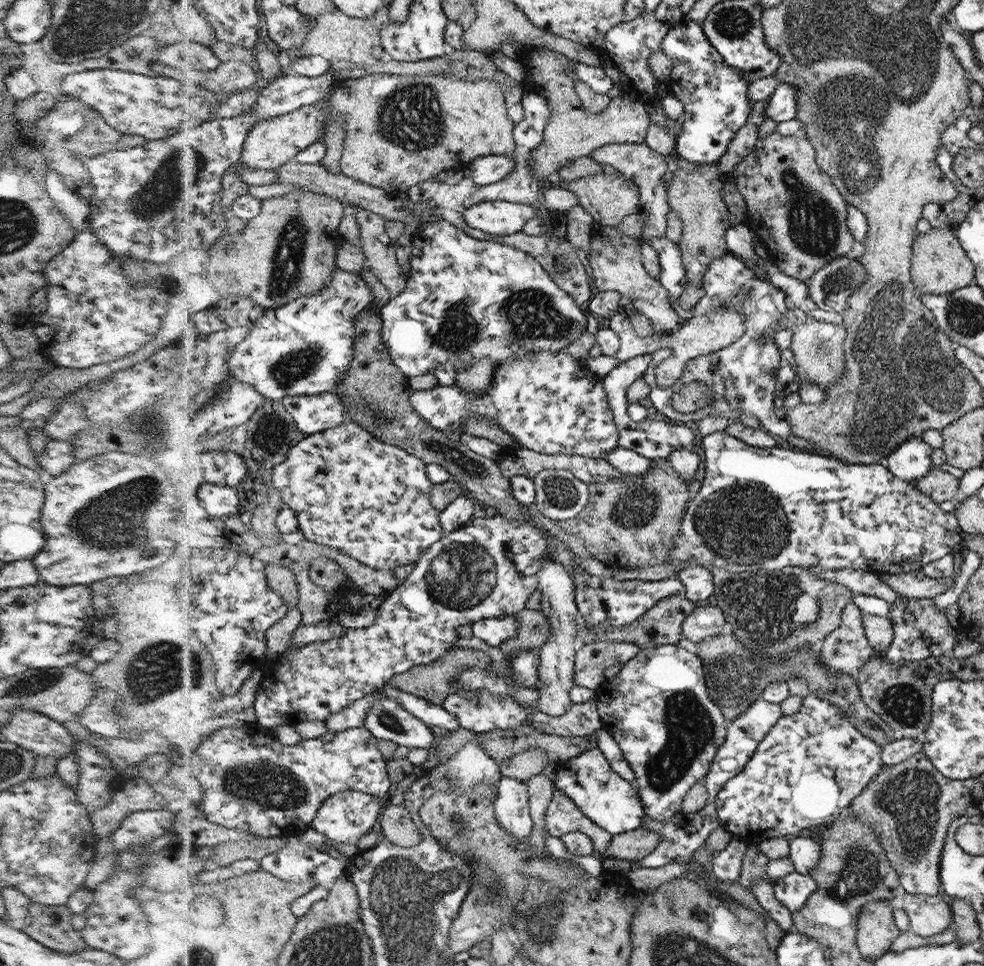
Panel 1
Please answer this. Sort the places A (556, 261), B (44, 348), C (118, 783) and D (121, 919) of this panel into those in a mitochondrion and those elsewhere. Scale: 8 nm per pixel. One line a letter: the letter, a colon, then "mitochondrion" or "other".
A: other
B: other
C: other
D: mitochondrion

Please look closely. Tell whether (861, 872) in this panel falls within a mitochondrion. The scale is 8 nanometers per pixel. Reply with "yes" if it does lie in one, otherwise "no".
yes

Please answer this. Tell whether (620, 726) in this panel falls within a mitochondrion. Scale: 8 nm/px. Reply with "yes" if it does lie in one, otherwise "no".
no

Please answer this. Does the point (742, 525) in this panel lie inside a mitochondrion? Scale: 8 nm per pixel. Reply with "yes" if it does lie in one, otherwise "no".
yes

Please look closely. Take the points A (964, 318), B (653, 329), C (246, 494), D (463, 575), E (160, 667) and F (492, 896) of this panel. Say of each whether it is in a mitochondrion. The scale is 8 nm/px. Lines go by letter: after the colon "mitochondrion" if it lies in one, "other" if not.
A: mitochondrion
B: other
C: other
D: mitochondrion
E: mitochondrion
F: mitochondrion

